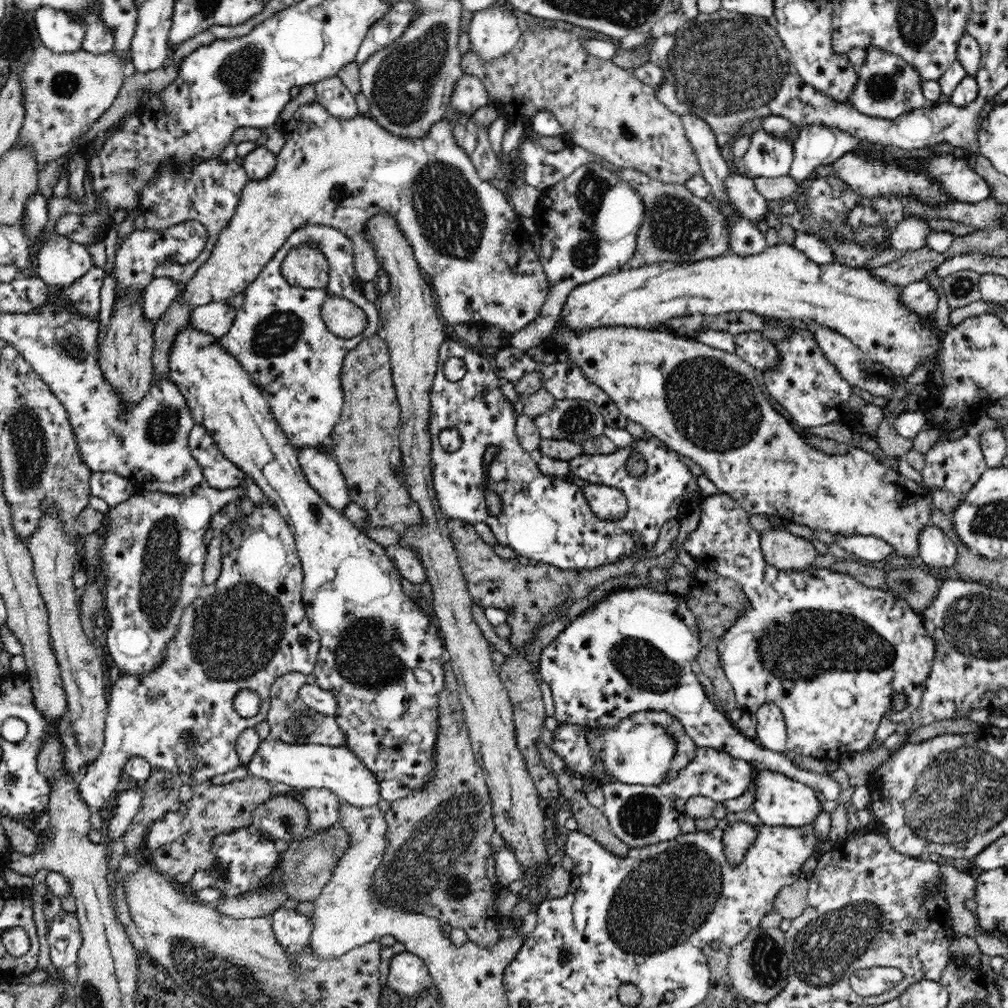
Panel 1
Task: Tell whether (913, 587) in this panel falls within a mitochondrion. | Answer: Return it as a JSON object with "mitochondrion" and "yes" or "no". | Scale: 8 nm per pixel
{"mitochondrion":"yes"}

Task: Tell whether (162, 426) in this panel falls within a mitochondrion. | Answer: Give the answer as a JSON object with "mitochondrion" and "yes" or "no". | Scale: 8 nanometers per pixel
{"mitochondrion":"yes"}

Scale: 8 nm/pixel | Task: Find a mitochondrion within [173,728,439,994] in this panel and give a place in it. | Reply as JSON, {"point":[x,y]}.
{"point":[288,825]}

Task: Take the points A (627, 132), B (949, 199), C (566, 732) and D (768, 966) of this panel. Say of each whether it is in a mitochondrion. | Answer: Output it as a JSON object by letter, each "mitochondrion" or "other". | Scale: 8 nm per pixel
{"A":"mitochondrion","B":"other","C":"other","D":"mitochondrion"}

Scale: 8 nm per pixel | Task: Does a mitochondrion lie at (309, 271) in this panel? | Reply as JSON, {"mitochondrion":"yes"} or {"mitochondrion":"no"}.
{"mitochondrion":"no"}

